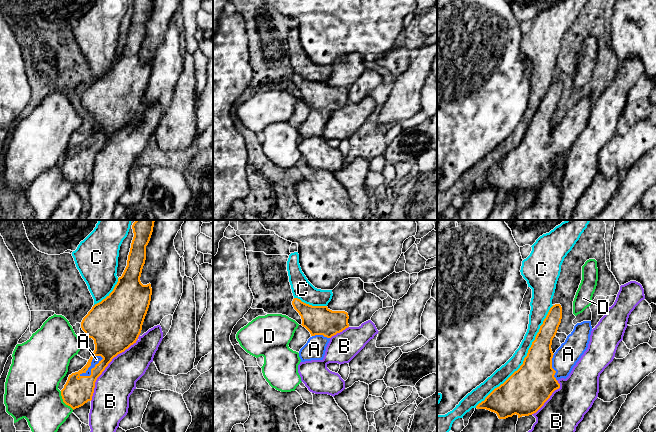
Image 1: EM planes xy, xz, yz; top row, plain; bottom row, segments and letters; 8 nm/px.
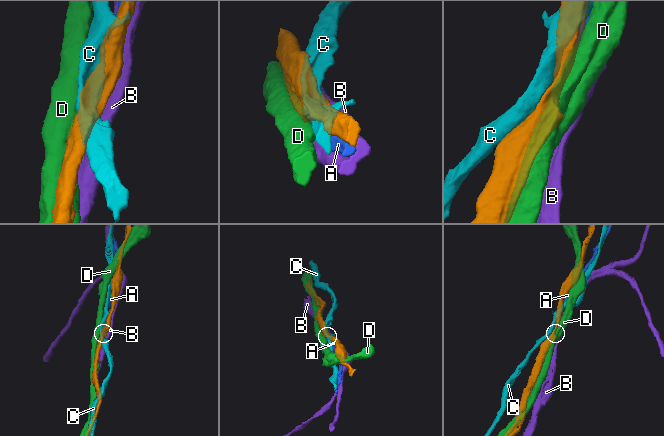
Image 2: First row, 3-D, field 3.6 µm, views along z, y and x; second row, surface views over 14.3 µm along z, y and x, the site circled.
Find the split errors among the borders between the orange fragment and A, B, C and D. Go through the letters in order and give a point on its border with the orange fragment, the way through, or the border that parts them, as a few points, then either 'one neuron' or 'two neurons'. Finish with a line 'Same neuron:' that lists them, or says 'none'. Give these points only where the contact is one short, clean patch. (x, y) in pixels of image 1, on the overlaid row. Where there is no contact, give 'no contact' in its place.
A: xy (91, 372) | one neuron
B: xy (107, 365) | two neurons
C: yz (524, 358) | two neurons
D: xy (63, 401) | two neurons
Same neuron: A

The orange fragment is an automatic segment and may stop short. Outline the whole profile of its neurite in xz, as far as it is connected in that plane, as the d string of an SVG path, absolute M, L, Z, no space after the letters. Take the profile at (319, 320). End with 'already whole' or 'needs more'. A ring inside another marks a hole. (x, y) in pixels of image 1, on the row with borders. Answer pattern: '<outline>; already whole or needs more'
M298 298L293 299L292 305L301 316L301 325L311 334L299 351L301 362L323 360L330 338L349 327L348 313L332 311L327 306L312 306Z; needs more

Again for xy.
M136 220L133 225L134 237L128 255L127 266L113 291L101 302L95 304L81 322L81 328L92 338L95 350L87 364L78 372L69 375L64 388L61 390L63 402L73 410L92 400L95 382L108 364L118 354L124 352L136 343L147 314L152 288L151 284L143 285L140 281L146 260L146 246L148 245L155 220Z; needs more

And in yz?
M553 305L543 324L540 326L535 340L524 358L523 364L503 384L495 388L484 401L479 403L477 409L486 409L497 414L499 419L506 419L517 415L529 416L536 413L550 398L552 393L560 388L558 380L566 379L573 367L588 348L592 331L591 321L583 321L574 326L573 331L567 336L564 343L552 352L552 340L555 337L562 319L562 307Z; needs more

